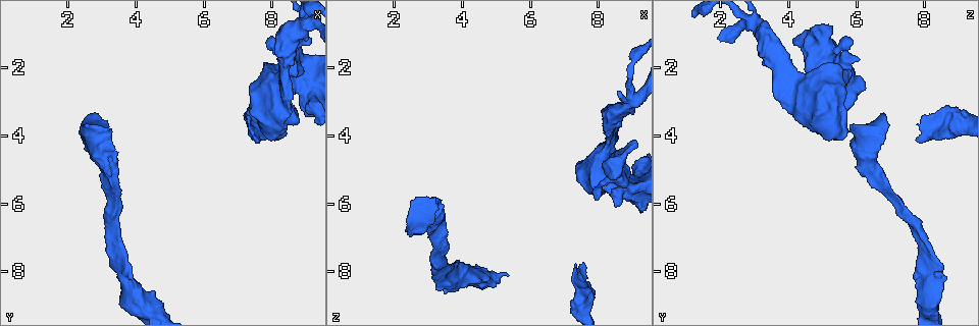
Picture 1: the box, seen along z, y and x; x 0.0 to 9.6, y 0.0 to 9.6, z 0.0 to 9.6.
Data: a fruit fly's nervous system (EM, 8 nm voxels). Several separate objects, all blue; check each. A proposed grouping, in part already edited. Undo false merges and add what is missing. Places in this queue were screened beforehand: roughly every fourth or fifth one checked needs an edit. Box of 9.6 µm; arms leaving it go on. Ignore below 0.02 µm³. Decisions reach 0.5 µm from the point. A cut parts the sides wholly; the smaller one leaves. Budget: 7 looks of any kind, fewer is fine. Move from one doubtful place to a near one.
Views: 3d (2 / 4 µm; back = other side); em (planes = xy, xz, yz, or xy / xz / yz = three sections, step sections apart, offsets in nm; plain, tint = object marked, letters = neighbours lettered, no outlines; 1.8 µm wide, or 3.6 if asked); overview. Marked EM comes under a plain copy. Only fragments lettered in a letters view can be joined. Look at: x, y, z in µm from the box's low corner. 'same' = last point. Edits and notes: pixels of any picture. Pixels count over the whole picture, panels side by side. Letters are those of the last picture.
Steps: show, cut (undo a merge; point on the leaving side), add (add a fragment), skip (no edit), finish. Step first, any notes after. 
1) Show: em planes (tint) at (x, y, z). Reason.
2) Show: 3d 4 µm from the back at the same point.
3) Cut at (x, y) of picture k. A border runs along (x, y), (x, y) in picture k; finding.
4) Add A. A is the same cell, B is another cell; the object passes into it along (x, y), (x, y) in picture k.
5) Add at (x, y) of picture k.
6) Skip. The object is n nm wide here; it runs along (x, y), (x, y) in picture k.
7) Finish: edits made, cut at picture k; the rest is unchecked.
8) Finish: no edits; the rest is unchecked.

Show: 3d 4 µm at (8.25, 1.30, 3.40). Sharp bend.

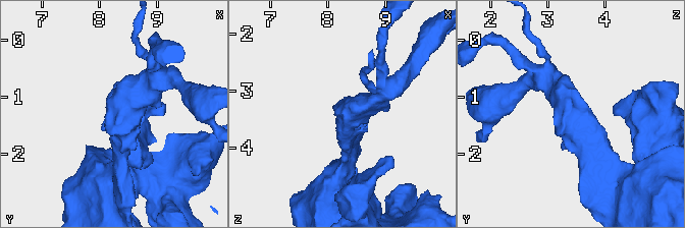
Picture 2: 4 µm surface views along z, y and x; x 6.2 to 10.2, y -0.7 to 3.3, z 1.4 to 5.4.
Show: em planes (tint) at (8.20, 1.35, 3.40). The arms are 280, 380 nm wide.

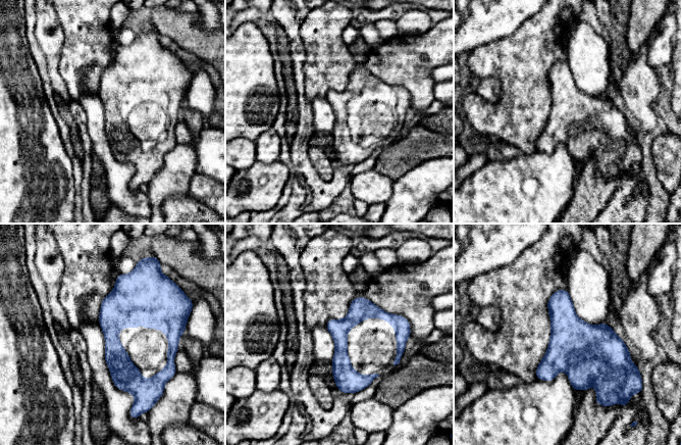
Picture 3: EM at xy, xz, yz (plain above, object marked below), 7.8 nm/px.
Show: em planes (letters) at the same point. What lies round it.

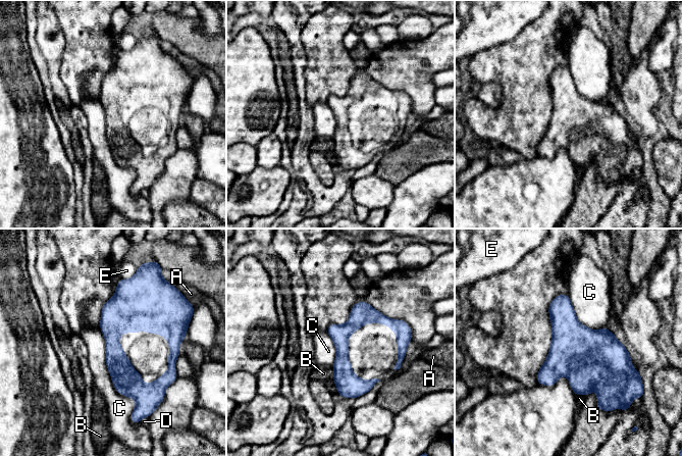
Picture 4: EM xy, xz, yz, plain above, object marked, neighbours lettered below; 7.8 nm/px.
Skip. The object is 150 nm wide here; A, B, C, D and E are other cells; a border runs along (99, 326), (133, 411) in picture 4; continuous, no second cell.

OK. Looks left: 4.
Show: 3d 4 µm at (3.00, 5.45, 6.95). Free end.

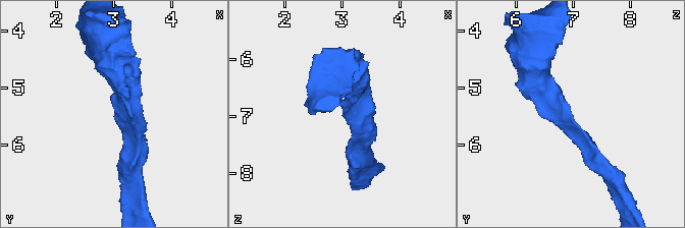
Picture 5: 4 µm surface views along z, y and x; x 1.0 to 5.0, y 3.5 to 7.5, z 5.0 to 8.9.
Show: em planes (letters) at (3.05, 5.45, 7.00).

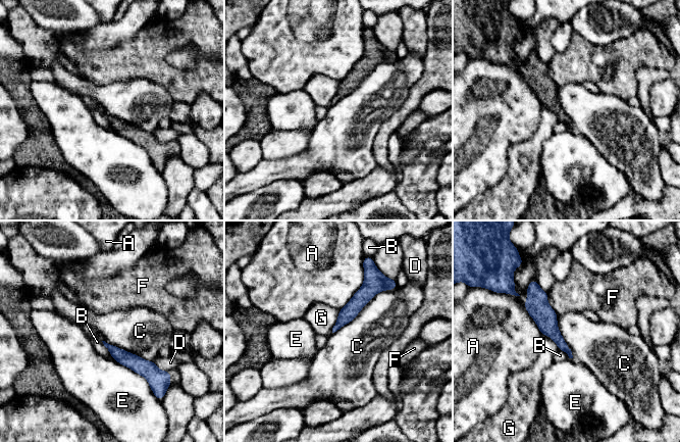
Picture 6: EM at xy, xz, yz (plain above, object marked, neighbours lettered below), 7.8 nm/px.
Skip. The longest contact is with C, 600 nm; A, B, C, D, E, F and G are other cells; a border runs along (393, 289), (377, 292), (332, 333) in picture 6; no lettered fragment goes on from it.

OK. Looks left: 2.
Show: em xz step 8 (letters) at (3.45, 8.25, 8.70). Free end.

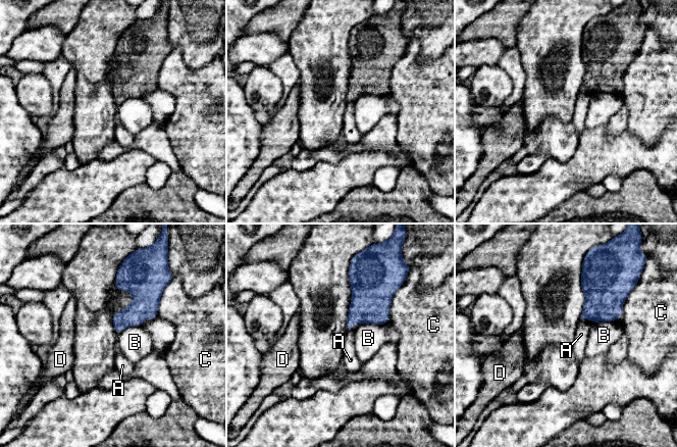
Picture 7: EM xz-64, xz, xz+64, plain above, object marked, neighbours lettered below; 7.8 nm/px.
Skip. The longest contact is with C, 240 nm; A, B, C and D are other cells; none of them fits.

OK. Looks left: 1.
Finish: no edits; the rest is unchecked.

